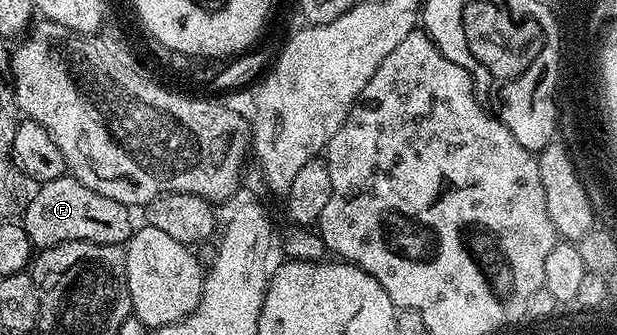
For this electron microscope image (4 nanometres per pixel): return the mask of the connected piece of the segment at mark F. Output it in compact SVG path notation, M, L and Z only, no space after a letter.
M71 174L59 175L54 181L39 184L35 190L32 200L25 205L22 216L33 248L57 247L74 241L124 245L132 237L134 224L130 208L114 201L114 197L102 197L102 193L86 189L86 185L72 178Z

